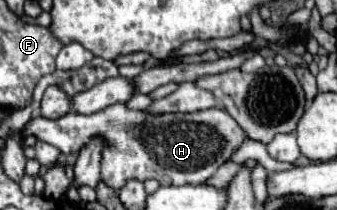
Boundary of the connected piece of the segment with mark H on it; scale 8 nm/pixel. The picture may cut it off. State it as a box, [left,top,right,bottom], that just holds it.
[20,103,246,189]

